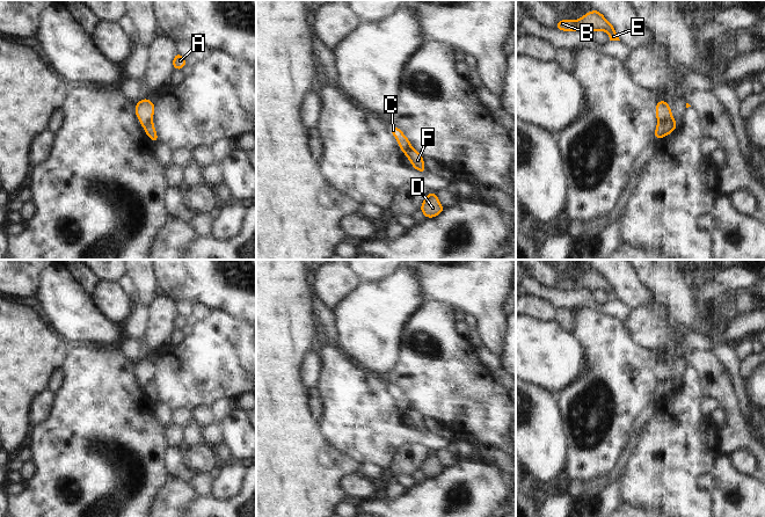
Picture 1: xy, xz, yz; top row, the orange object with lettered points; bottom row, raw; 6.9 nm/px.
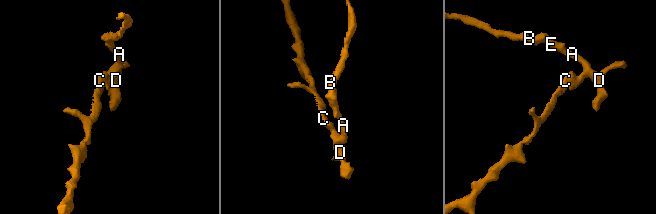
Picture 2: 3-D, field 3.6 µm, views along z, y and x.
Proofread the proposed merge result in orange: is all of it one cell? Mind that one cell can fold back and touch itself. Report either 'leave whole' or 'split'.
split

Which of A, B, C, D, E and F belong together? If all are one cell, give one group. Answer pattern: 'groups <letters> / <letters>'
groups A B D E F / C

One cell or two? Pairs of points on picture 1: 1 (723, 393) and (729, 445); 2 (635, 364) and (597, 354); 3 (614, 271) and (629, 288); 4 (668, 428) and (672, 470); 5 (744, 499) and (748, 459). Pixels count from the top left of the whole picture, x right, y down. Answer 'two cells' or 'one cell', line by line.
1: one cell
2: one cell
3: one cell
4: one cell
5: two cells

